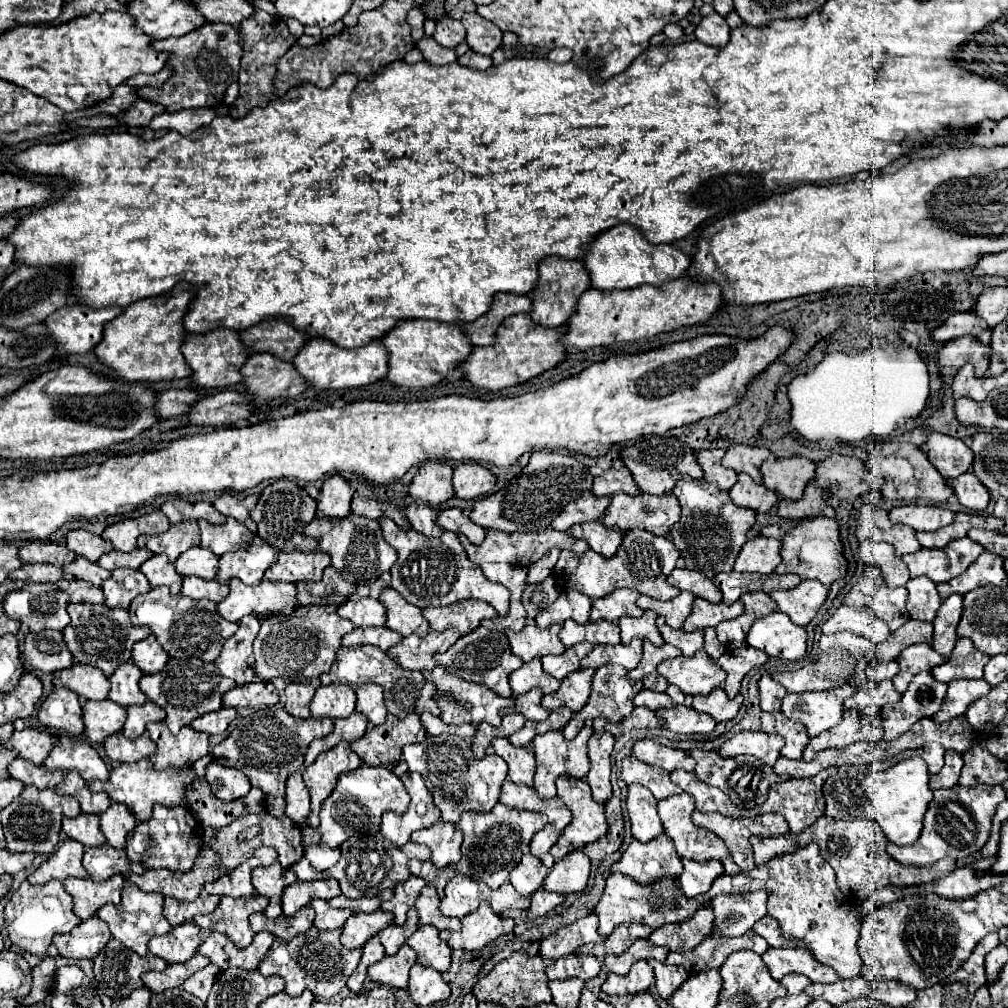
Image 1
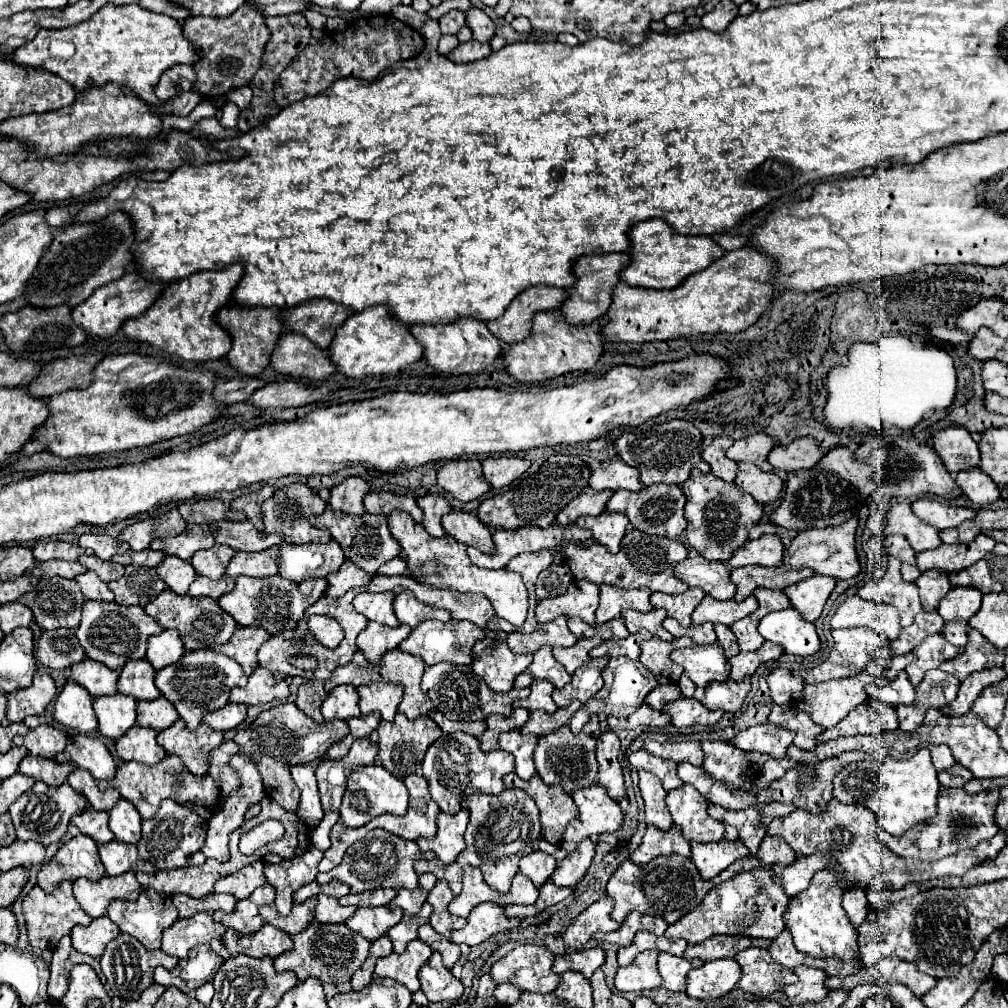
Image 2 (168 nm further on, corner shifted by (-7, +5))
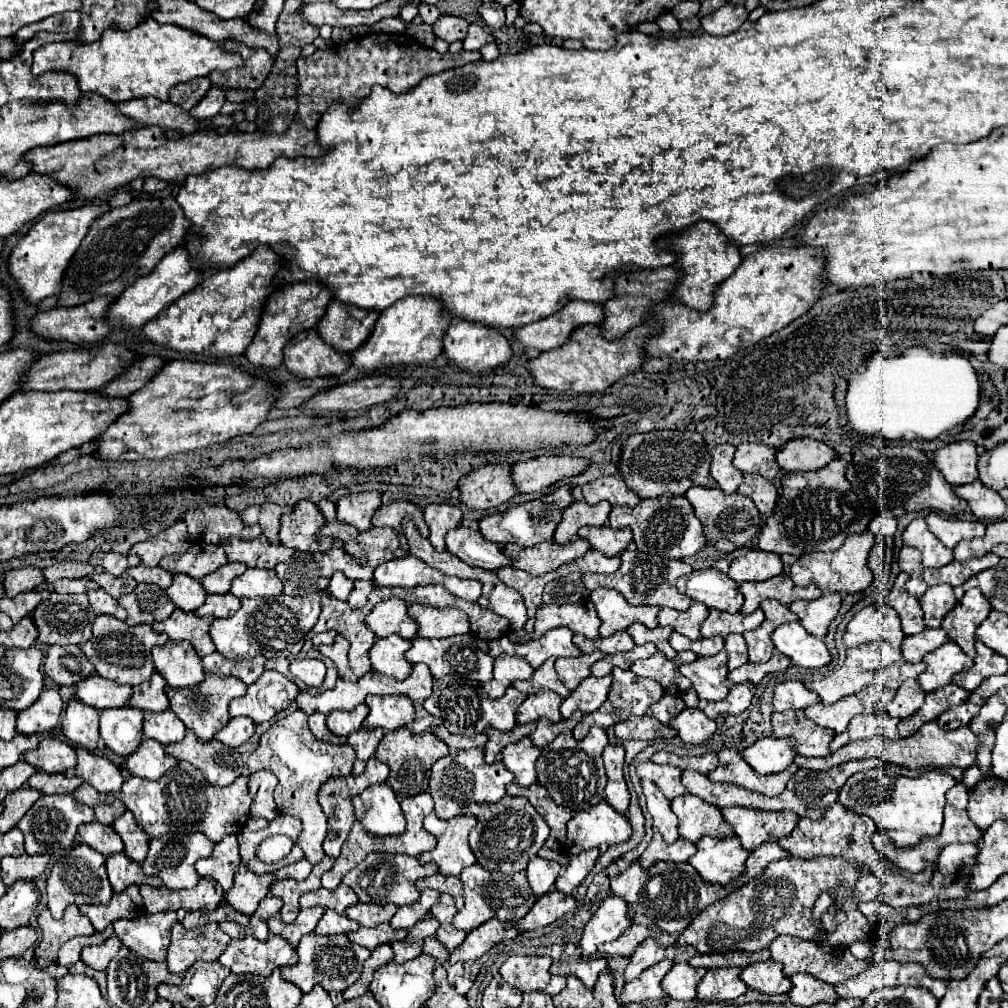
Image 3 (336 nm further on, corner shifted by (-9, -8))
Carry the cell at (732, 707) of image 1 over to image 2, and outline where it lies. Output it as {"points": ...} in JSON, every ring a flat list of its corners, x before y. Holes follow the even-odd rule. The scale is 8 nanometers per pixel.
{"points":[[746,676,740,682,726,680,726,682,712,682,704,688,702,704,708,710,724,710,724,712,738,712,742,708,744,698,750,692,750,678]]}

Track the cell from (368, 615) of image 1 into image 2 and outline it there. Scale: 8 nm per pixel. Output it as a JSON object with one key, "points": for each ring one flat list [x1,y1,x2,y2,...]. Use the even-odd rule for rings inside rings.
{"points":[[360,592,354,598,354,608,356,612,364,614,370,622,380,622,380,624,396,628,400,622,394,614,392,600,394,600,394,592,382,592,382,594]]}

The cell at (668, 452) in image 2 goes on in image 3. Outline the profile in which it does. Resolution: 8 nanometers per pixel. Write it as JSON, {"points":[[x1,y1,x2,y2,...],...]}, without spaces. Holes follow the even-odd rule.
{"points":[[650,431,650,433,636,433,628,437,618,471,628,487,632,487,638,497,660,497,660,495,684,495,690,487,716,487,710,471,710,453,702,439,702,435,694,431]]}

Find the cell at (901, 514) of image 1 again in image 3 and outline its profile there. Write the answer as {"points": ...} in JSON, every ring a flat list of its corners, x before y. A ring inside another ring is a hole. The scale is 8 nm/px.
{"points":[[930,513,926,517,926,523,930,531,950,549,958,541,982,537,986,531,986,525,982,521,954,521,954,519,944,519,938,513]]}

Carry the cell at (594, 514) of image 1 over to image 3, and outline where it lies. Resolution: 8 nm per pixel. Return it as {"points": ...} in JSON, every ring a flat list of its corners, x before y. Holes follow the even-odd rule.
{"points":[[586,501,572,503,564,511,562,521,558,523,558,527,554,531,554,541,568,543,568,541,576,539,576,531,584,525,590,525,590,527,606,525,610,511,612,511,612,505,608,501,602,501,598,505,588,505]]}

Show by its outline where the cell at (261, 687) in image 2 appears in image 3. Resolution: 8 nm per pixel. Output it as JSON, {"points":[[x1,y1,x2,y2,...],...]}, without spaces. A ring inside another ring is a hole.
{"points":[[264,671,262,677,258,677,258,681,248,687,244,697,230,701,230,715,246,715,256,723,264,723,278,711,286,709,298,693,298,685,288,681,282,673]]}

